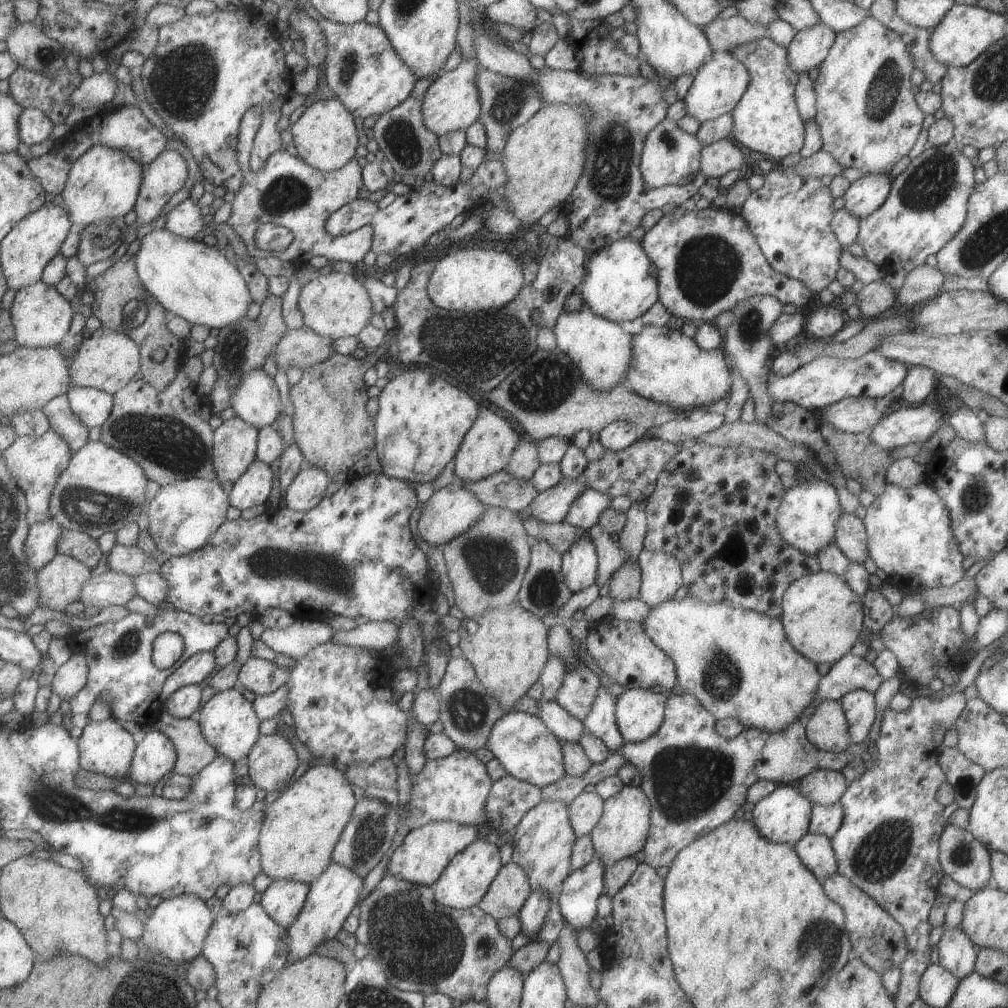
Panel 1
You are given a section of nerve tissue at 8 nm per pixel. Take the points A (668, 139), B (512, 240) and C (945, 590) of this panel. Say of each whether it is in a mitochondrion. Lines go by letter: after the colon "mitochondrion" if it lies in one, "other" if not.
A: mitochondrion
B: other
C: other

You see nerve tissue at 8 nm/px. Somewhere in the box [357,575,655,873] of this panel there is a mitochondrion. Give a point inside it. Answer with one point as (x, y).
(467, 709)

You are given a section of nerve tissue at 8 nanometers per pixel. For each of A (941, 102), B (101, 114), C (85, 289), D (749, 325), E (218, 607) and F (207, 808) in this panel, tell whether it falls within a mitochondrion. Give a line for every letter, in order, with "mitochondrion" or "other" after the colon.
A: other
B: other
C: other
D: mitochondrion
E: other
F: mitochondrion

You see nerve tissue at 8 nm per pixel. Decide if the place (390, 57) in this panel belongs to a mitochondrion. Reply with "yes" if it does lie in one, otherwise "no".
no

